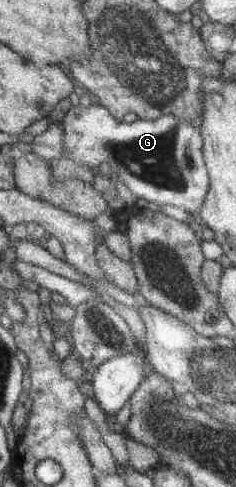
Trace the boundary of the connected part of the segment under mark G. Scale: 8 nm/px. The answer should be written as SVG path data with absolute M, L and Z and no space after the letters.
M95 102L87 108L71 105L60 120L62 126L60 146L64 158L85 165L89 171L96 171L102 162L107 163L111 171L117 175L117 180L125 184L137 198L158 205L177 206L189 214L199 212L206 190L209 188L209 177L203 161L202 140L197 124L179 120L172 114L165 114L155 120L136 119L129 123L113 118L103 106Z

